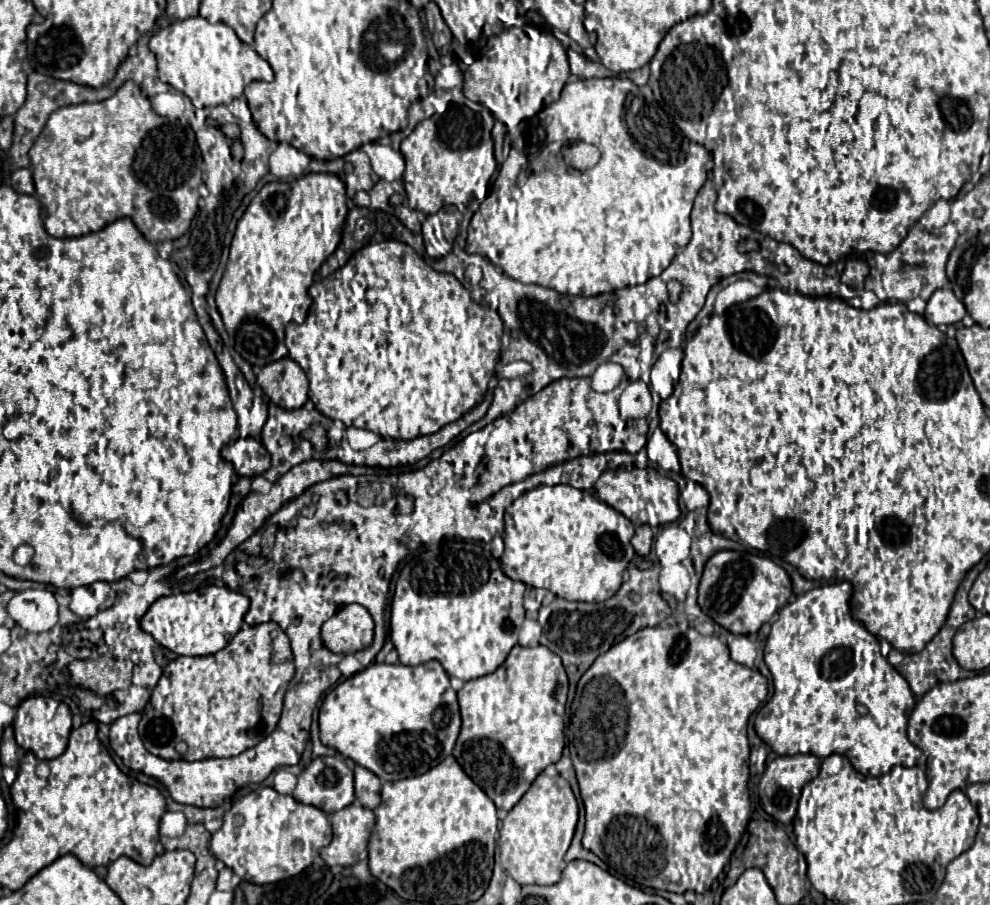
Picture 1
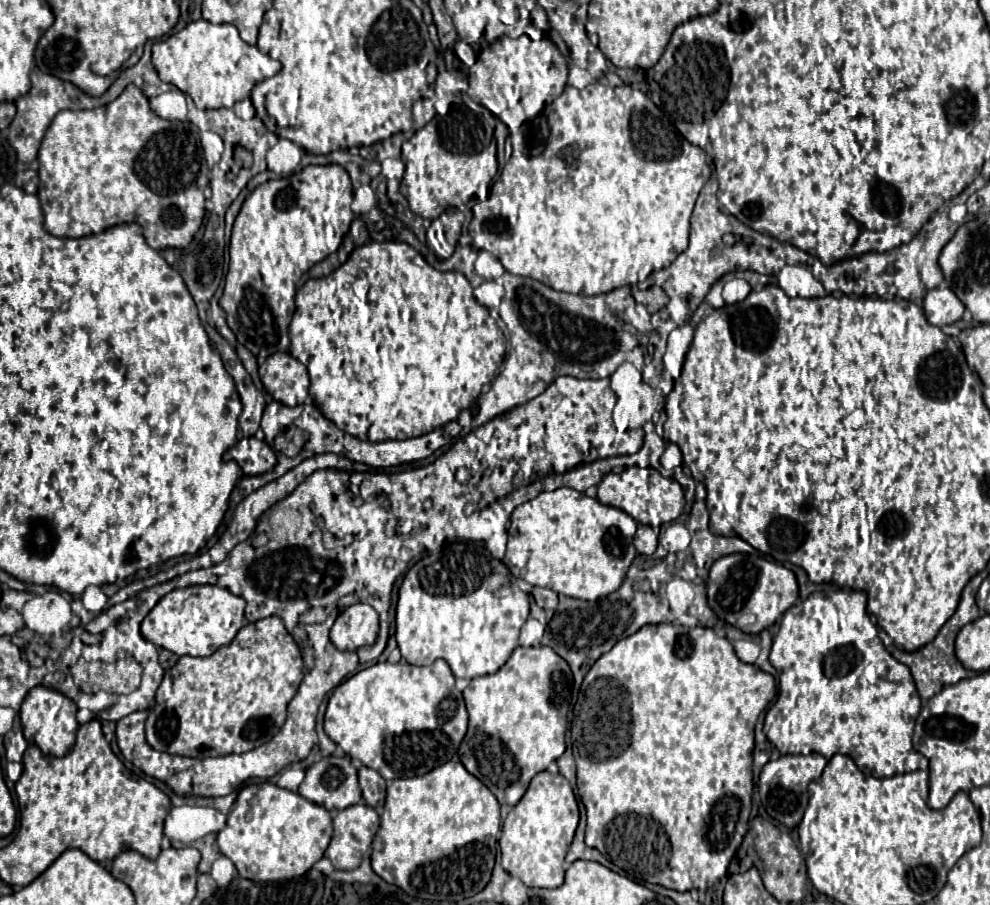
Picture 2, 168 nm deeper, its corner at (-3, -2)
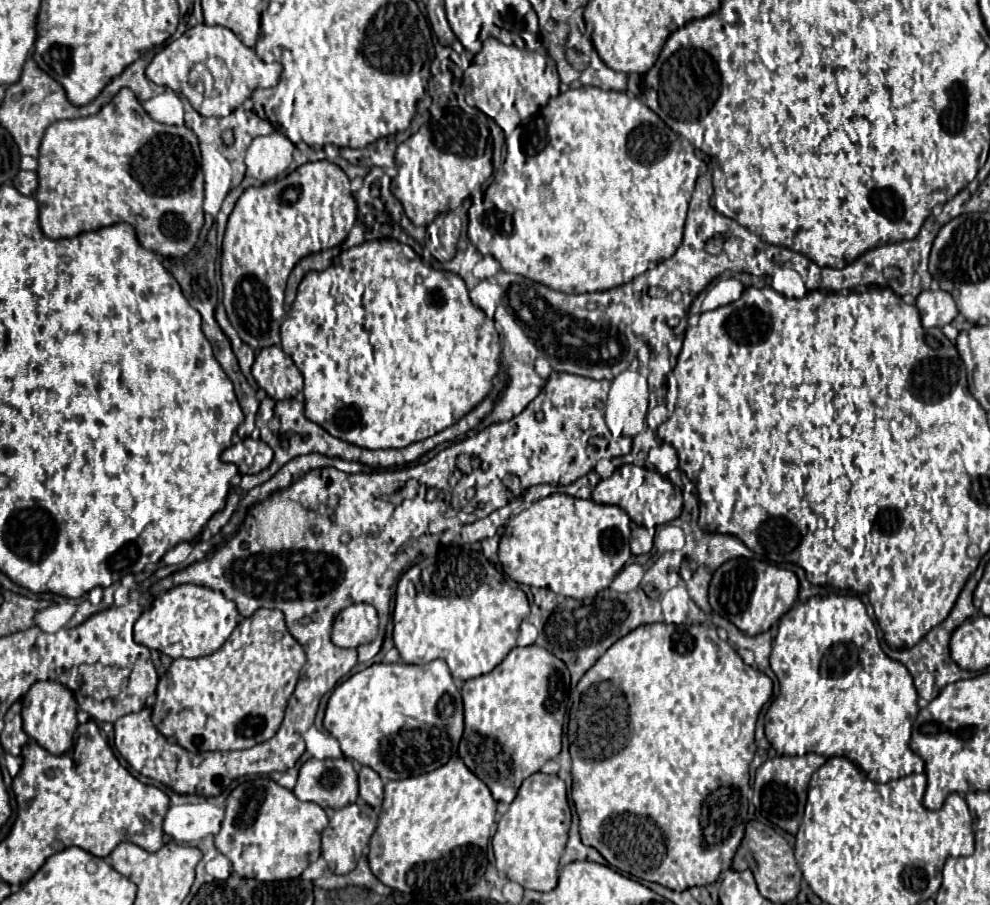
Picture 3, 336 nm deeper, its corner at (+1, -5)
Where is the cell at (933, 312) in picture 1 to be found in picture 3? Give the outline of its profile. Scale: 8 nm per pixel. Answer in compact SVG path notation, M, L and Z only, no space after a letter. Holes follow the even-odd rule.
M938 289L938 291L922 291L916 297L916 307L922 317L922 325L926 329L930 327L944 327L954 321L958 315L956 303L950 293Z

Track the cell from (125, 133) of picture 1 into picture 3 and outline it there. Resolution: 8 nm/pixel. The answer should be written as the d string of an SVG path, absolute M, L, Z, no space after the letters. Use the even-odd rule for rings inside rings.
M120 89L96 115L56 121L46 129L40 145L38 191L34 197L40 207L42 233L50 239L76 237L84 231L126 221L136 229L144 249L162 257L184 257L192 251L204 225L204 177L196 137L184 125L174 127L152 121L136 95L130 89Z

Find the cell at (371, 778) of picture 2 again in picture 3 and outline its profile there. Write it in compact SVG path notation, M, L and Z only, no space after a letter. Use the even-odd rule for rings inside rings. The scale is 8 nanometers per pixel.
M362 767L358 773L358 783L360 783L360 799L366 801L370 807L378 809L382 805L382 779L376 771Z

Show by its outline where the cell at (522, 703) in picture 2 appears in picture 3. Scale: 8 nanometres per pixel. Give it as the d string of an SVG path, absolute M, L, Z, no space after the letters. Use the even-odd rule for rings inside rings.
M538 645L528 647L514 647L506 659L494 667L490 673L468 679L462 687L464 699L464 717L466 729L460 741L458 755L466 763L466 767L476 773L492 791L496 801L512 803L522 781L532 773L540 771L540 767L560 753L560 739L562 739L562 725L566 715L570 695L570 673L556 655L546 651Z

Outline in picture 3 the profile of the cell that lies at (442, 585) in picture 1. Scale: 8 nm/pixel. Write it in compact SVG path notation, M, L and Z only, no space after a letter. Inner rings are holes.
M472 545L442 547L434 557L426 557L412 565L400 577L395 596L393 641L402 661L424 665L434 659L444 659L450 665L452 677L464 681L490 673L510 653L510 649L516 647L518 627L530 613L526 593L518 587L510 587L502 573L498 573L482 551Z

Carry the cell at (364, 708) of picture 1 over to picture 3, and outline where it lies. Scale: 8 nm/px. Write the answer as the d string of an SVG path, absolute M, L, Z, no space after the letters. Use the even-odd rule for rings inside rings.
M444 659L426 665L374 663L334 689L324 729L340 741L344 757L374 769L382 781L424 775L446 765L458 751L464 731L462 697Z

